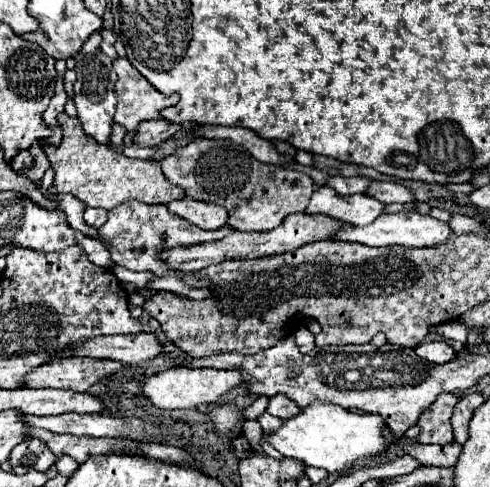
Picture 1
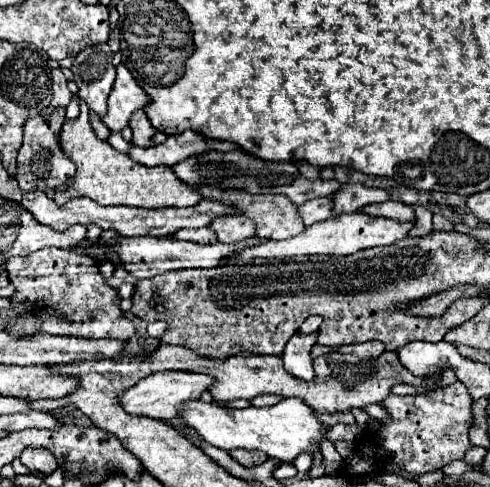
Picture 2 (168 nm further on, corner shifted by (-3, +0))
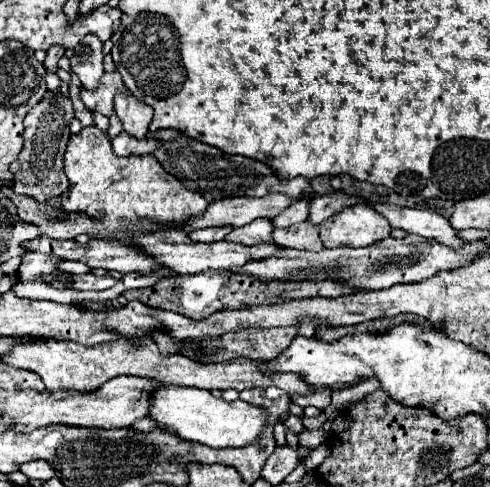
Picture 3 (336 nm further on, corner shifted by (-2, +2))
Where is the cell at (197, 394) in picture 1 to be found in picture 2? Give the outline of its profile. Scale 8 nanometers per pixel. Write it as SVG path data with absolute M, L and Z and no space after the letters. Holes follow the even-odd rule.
M177 370L157 372L157 374L151 374L149 378L143 378L133 388L129 388L121 396L121 406L129 414L149 416L149 418L155 418L155 420L169 420L169 418L175 418L179 414L179 410L183 408L183 402L199 400L203 392L211 390L211 386L215 386L215 378L209 378L209 374L177 372Z

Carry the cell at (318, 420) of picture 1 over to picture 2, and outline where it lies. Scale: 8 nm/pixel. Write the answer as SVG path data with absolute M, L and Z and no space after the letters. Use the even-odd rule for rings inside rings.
M283 398L275 406L265 406L265 408L249 406L245 410L221 408L217 404L205 404L201 400L195 400L187 402L179 414L191 428L195 428L203 436L205 442L217 448L261 450L267 456L277 458L281 462L291 462L299 454L315 456L317 452L321 452L323 440L329 440L329 430L331 430L331 426L321 422L319 416L301 398Z

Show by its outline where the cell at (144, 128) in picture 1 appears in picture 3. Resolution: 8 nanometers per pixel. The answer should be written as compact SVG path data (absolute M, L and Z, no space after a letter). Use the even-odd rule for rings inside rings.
M120 92L114 96L114 112L130 136L148 138L148 126L152 120L152 108L148 104L136 100L130 92Z

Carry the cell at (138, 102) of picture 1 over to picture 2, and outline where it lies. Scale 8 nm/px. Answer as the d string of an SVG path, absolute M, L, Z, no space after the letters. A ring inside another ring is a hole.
M119 64L117 78L109 94L109 110L103 116L103 124L111 132L121 132L125 126L129 126L131 114L145 108L147 102L151 102L151 98L147 98L147 92L137 84L125 64Z

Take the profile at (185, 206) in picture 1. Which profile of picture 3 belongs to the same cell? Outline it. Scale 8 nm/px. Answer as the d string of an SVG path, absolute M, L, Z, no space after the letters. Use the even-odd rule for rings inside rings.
M254 220L242 228L234 228L226 240L244 244L244 246L258 246L258 244L274 244L272 240L272 222L270 220Z

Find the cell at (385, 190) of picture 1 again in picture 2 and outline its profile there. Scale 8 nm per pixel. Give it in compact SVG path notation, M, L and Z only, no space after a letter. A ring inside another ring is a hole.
M343 184L343 188L333 194L335 214L341 212L357 212L367 204L389 200L389 192L383 188L367 188L363 184Z

